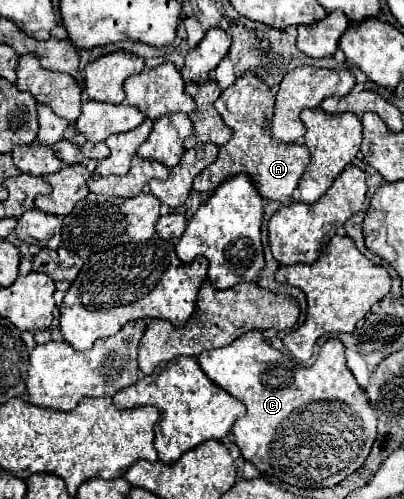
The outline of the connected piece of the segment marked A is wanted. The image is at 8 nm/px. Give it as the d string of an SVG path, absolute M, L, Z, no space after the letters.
M244 72L230 88L220 94L214 106L222 116L224 124L230 126L234 134L228 144L220 146L216 162L204 168L194 178L194 190L212 192L234 174L246 172L258 182L258 190L264 198L286 202L298 188L300 178L304 176L304 170L310 164L310 152L304 144L284 144L272 138L270 120L274 108L274 94L270 92L268 84L254 72Z

